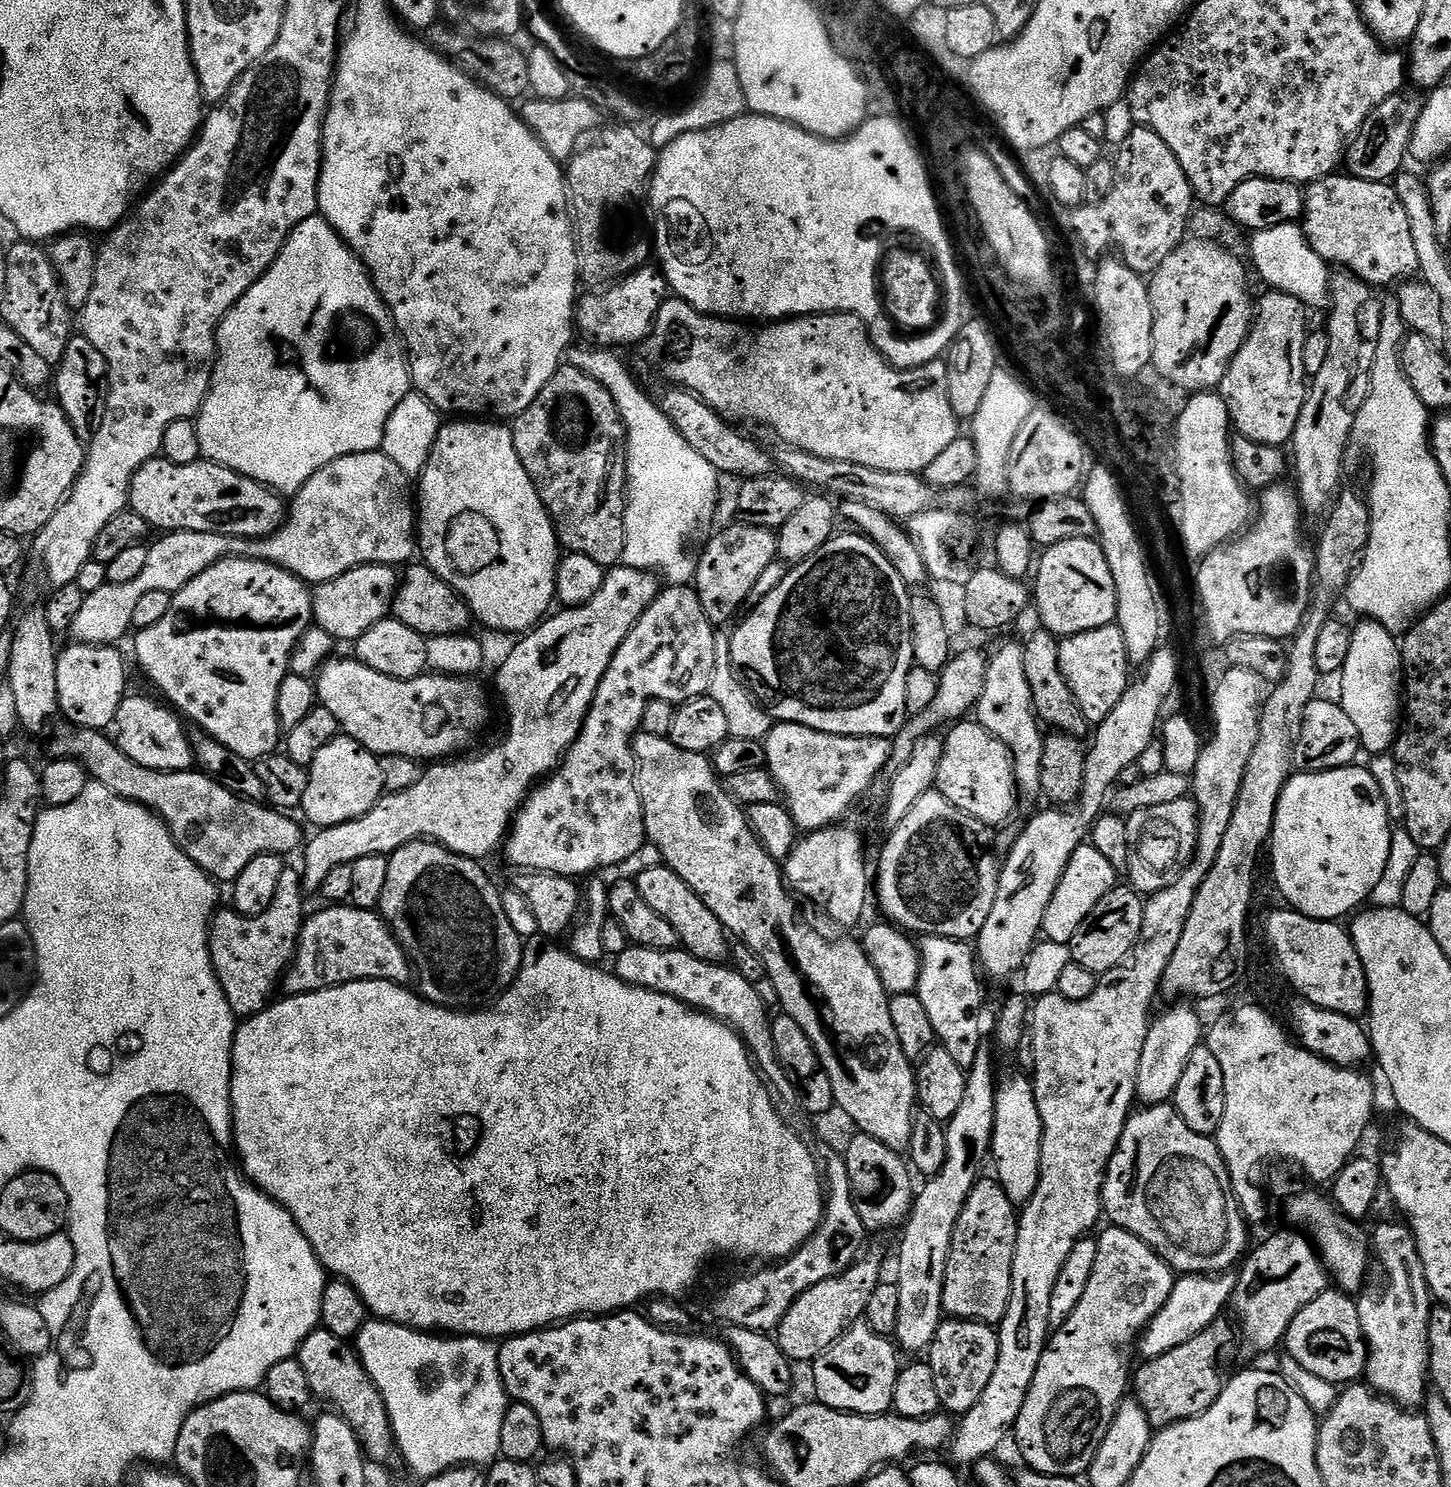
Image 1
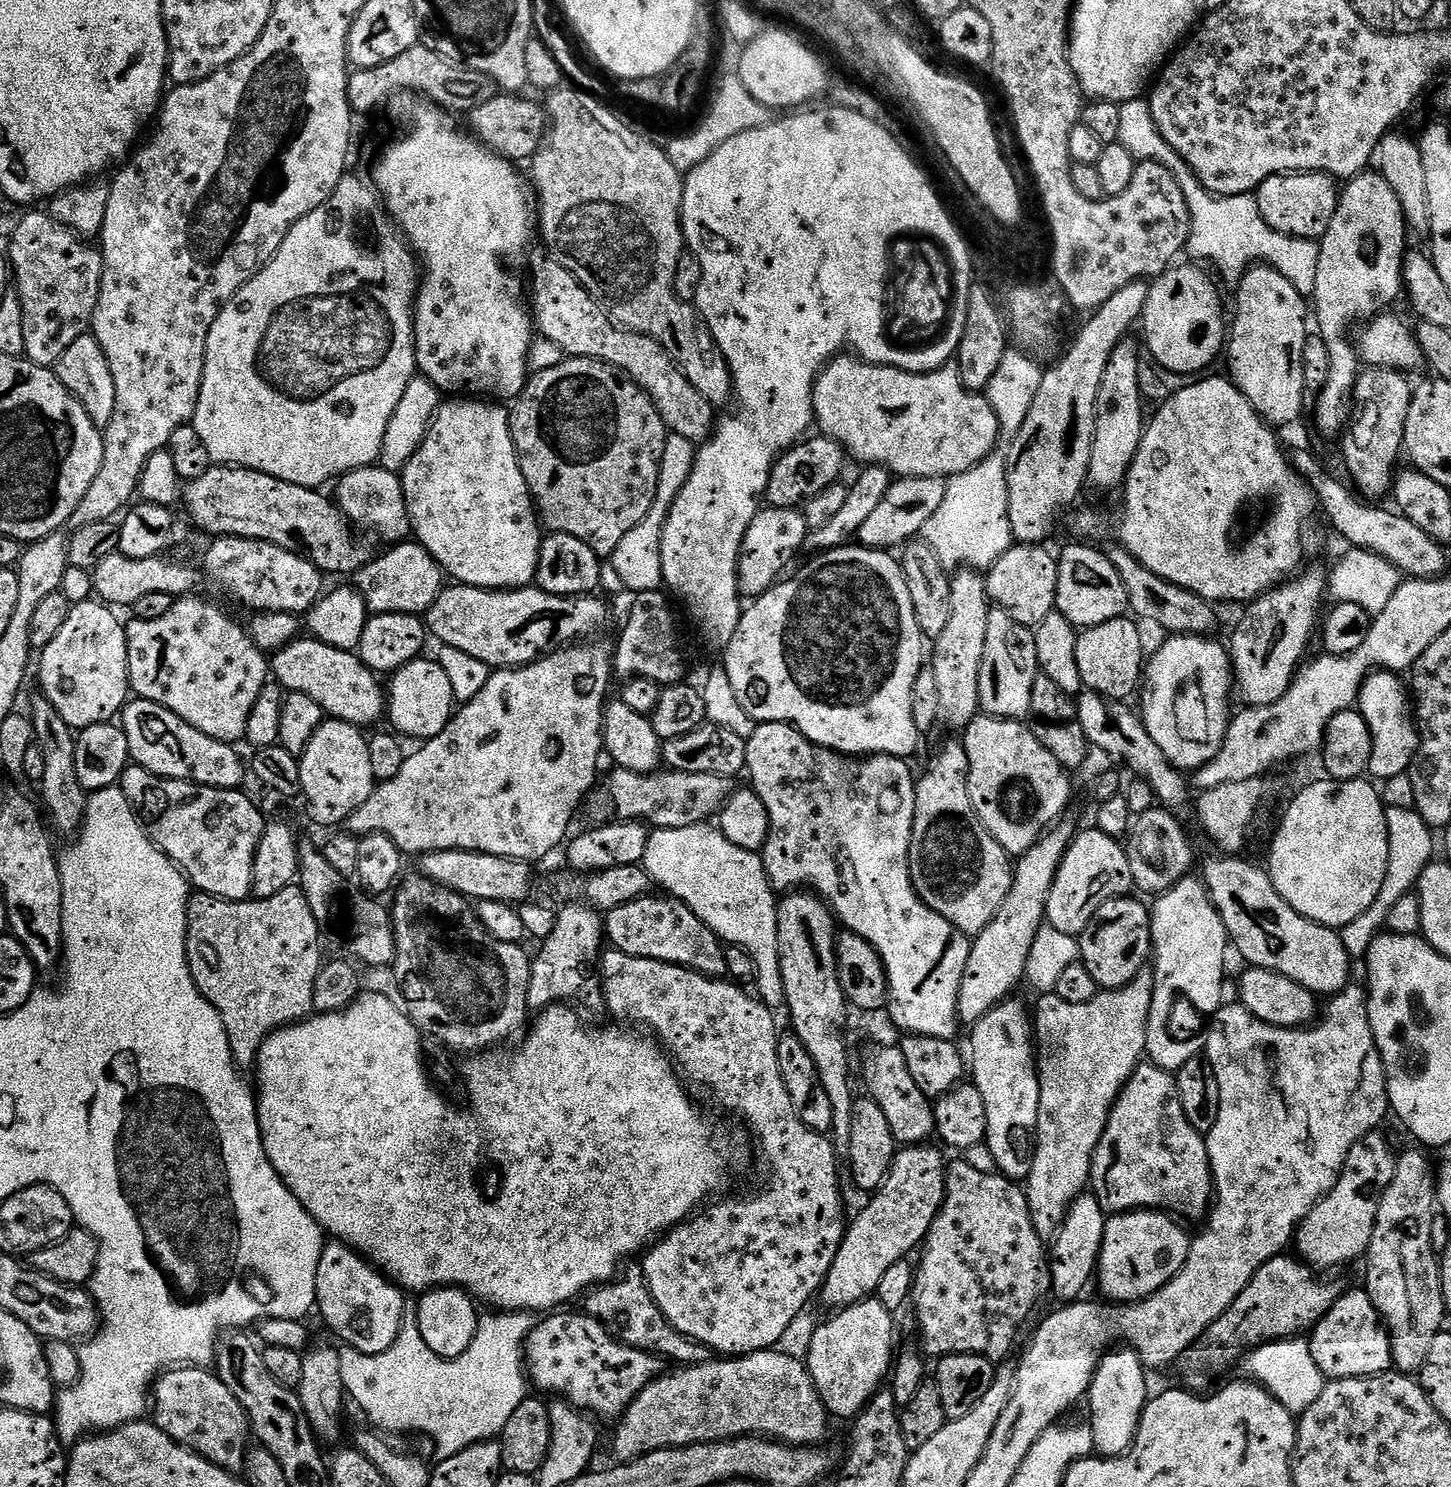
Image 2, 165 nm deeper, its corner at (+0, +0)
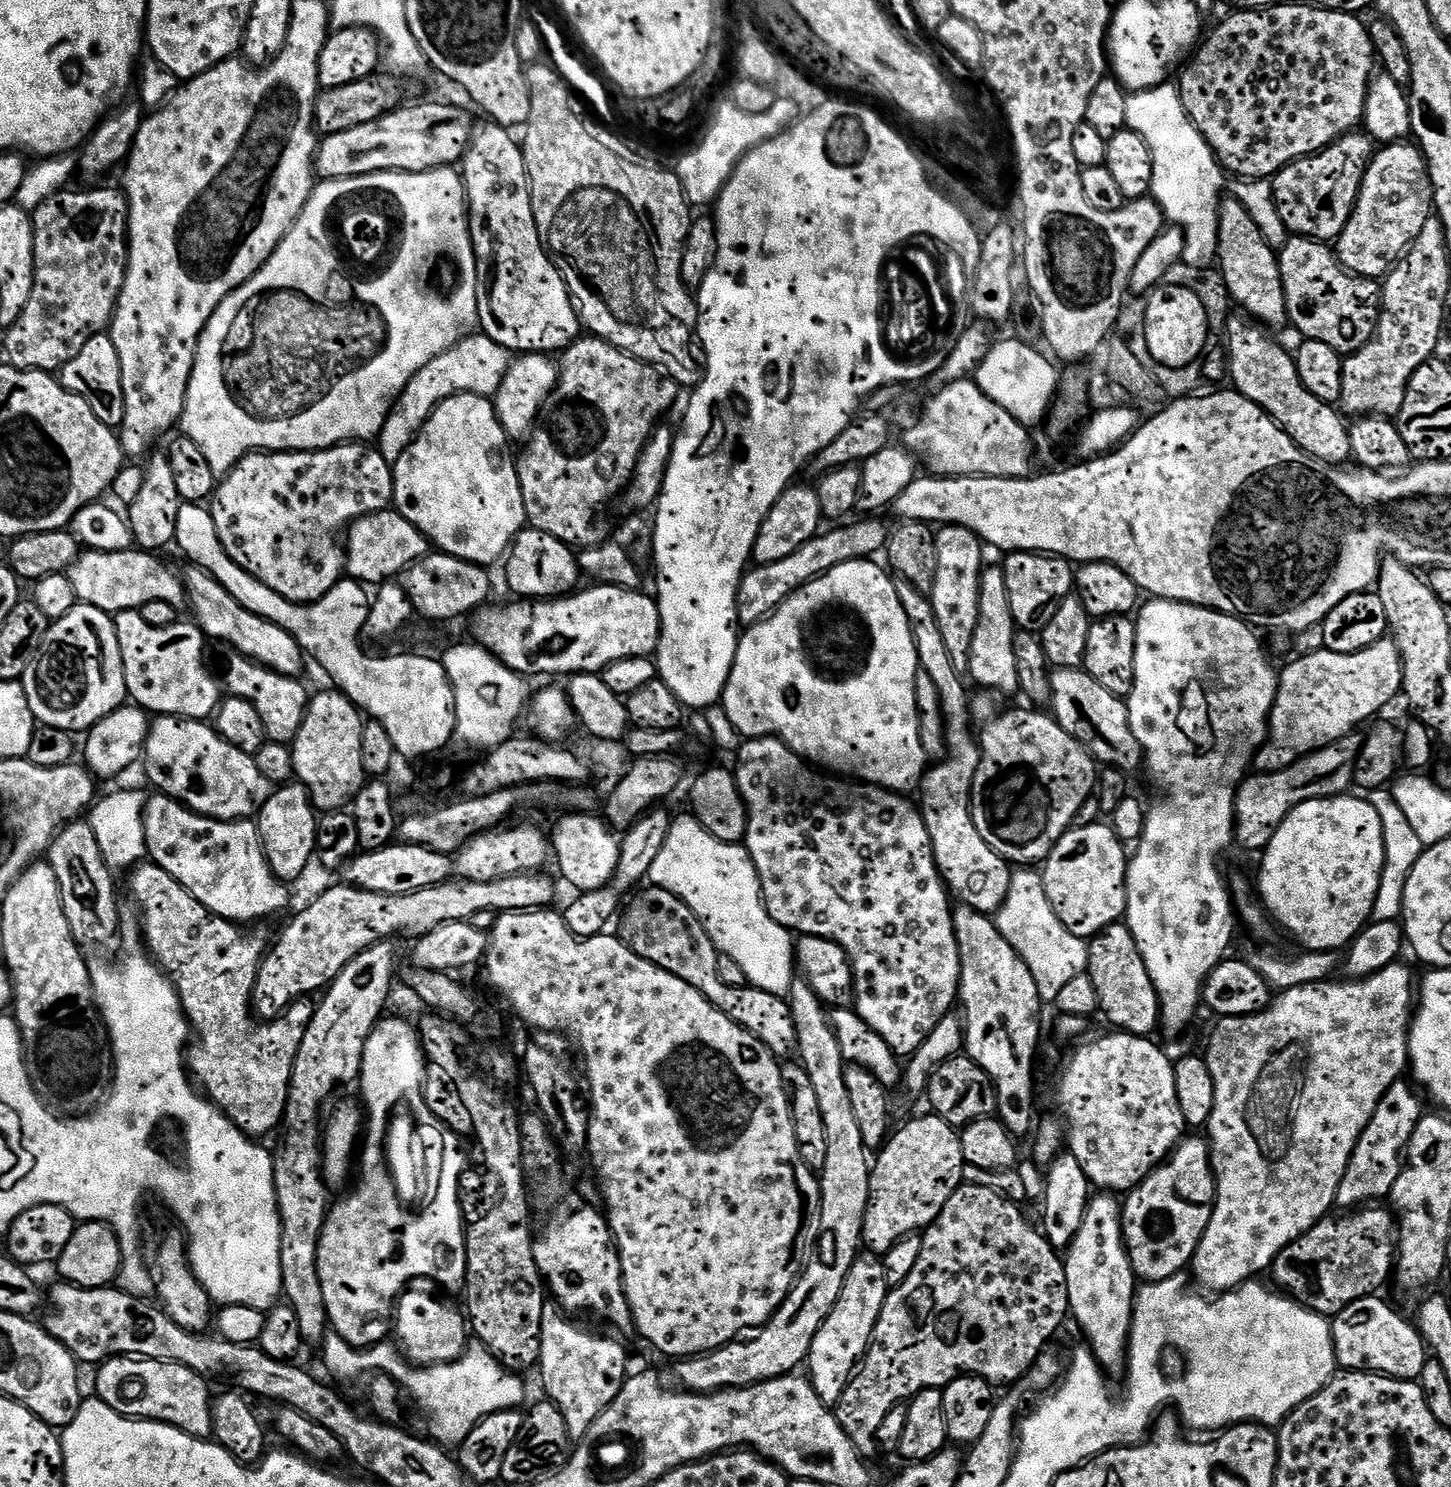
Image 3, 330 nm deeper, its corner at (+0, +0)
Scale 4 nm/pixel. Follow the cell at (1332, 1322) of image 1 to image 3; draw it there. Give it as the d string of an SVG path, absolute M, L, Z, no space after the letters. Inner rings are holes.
M1379 1295L1367 1296L1358 1302L1350 1302L1346 1310L1331 1317L1332 1341L1336 1351L1336 1363L1341 1369L1350 1372L1371 1372L1381 1376L1392 1376L1395 1380L1415 1381L1422 1374L1426 1359L1424 1337L1420 1335L1411 1319L1403 1320Z

